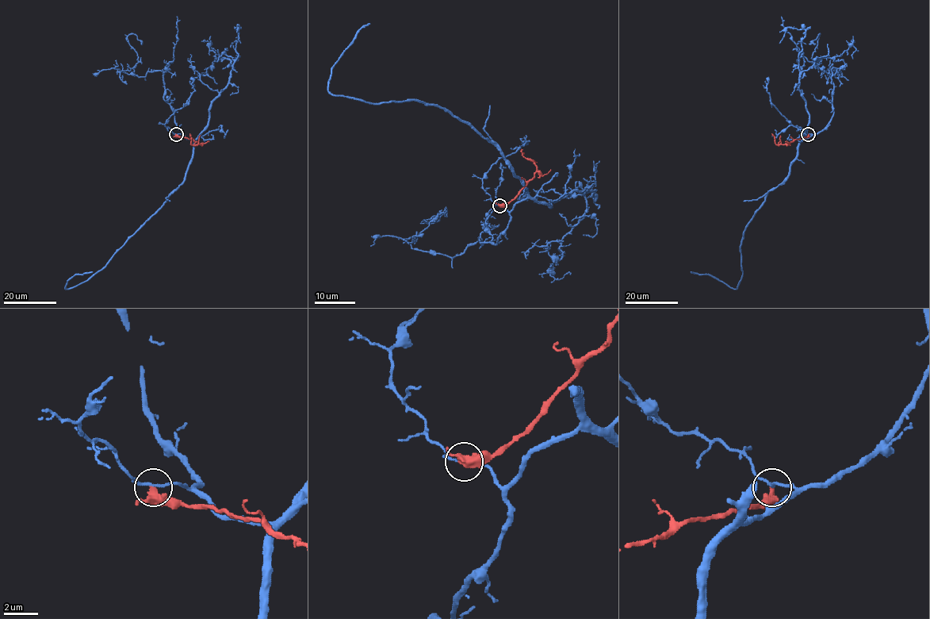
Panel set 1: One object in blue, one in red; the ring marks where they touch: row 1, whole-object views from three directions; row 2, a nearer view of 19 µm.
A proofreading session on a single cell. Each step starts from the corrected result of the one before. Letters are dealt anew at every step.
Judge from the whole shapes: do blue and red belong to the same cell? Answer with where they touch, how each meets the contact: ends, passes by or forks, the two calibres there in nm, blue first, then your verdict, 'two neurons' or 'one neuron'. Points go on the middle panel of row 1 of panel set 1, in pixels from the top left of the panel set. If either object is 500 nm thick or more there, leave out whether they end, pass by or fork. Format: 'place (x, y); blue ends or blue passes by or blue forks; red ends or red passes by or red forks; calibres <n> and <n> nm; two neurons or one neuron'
place (499, 205); blue passes by; red passes by; calibres 140 and 360 nm; two neurons

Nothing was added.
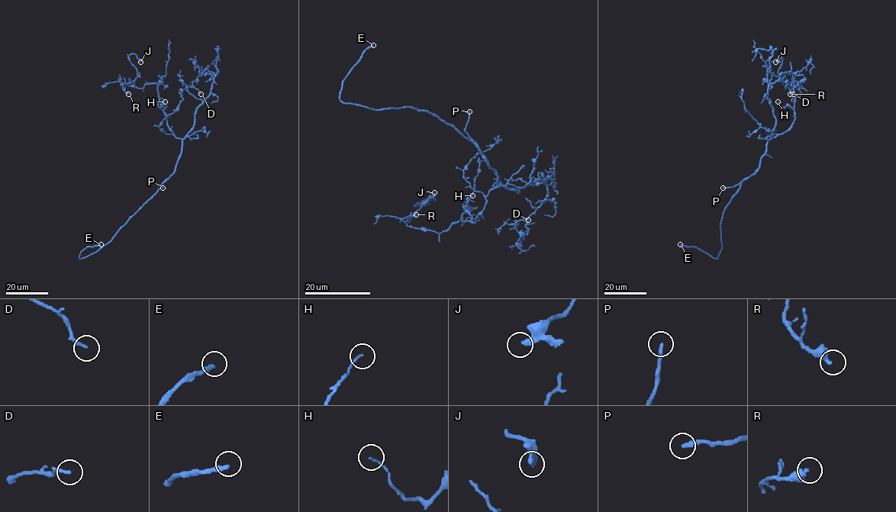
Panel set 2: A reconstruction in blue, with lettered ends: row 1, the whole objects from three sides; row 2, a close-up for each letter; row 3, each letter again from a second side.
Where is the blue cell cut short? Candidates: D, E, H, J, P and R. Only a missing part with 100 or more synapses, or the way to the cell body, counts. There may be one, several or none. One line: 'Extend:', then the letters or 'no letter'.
Extend: E, P

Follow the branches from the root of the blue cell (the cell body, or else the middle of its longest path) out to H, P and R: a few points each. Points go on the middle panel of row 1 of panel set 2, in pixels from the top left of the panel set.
H: (497, 175), (500, 184), (490, 191), (475, 222), (470, 220), (466, 206), (472, 195)
P: (497, 175), (465, 130), (469, 111)
R: (497, 175), (500, 184), (490, 191), (475, 222), (460, 220), (436, 233), (408, 227), (404, 220), (416, 214)

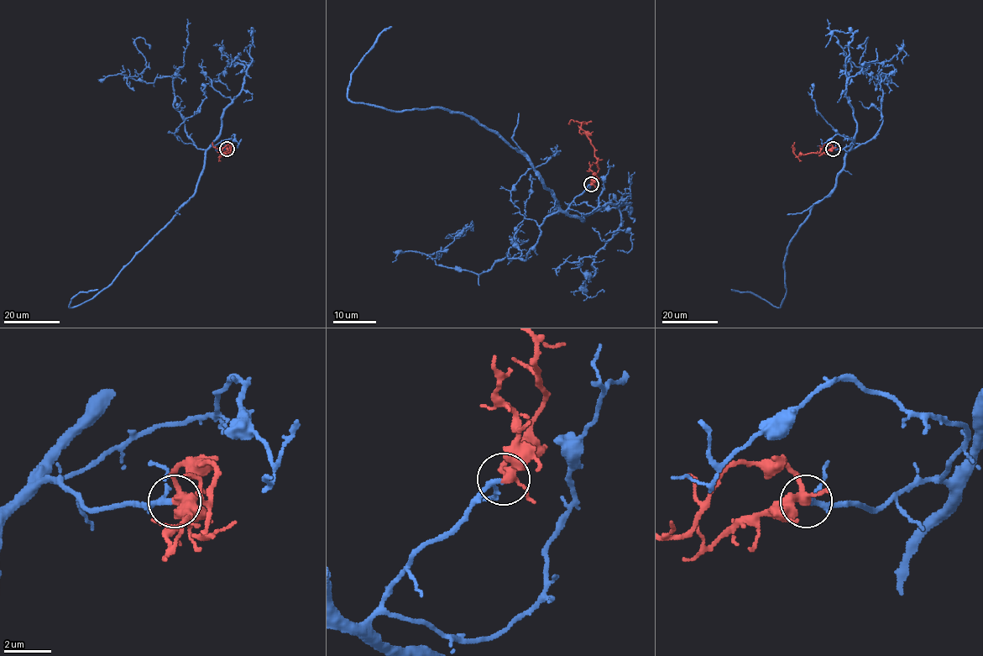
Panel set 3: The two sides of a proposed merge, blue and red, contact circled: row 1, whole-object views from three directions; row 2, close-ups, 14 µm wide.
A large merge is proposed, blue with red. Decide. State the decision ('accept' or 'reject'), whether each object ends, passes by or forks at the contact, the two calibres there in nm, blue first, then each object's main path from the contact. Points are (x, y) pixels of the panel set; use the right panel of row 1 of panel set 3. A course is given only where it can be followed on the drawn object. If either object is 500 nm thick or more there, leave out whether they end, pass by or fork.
accept; blue passes by; red forks; calibres 180 and 280 nm; course blue (833, 149), (850, 149), (834, 188), (813, 205), (789, 243), (781, 306), (731, 289); course red (833, 149), (830, 144), (824, 144), (818, 153), (797, 156), (793, 153), (794, 147), (792, 147), (794, 142)

